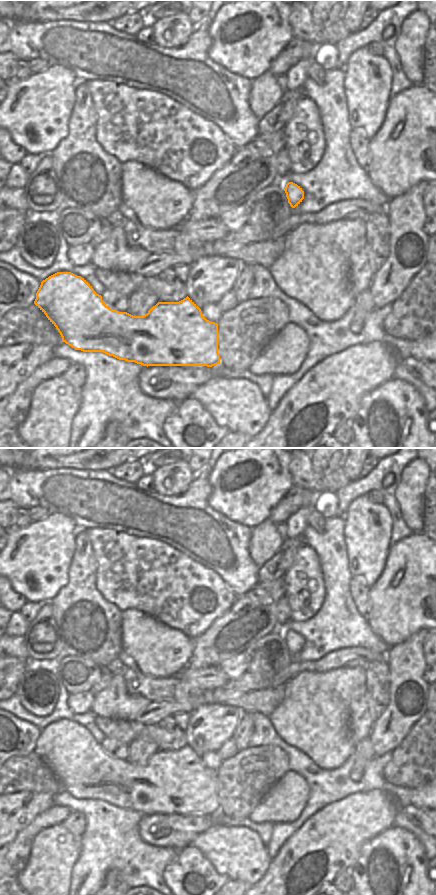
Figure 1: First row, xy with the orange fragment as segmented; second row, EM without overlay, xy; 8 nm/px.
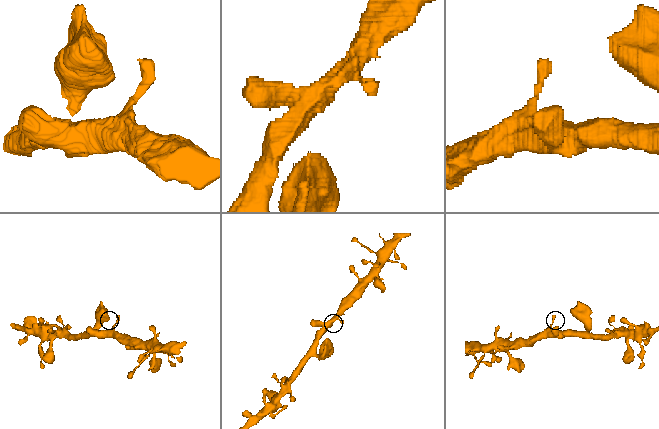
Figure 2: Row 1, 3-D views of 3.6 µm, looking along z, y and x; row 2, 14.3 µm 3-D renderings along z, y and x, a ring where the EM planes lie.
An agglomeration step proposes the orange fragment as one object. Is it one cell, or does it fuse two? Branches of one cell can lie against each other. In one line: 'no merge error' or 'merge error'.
no merge error

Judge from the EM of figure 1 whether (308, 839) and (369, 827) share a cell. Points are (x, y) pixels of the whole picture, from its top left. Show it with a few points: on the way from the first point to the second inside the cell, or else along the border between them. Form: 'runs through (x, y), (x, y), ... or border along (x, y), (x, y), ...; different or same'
runs through (323, 839), (330, 839), (342, 827), (354, 827); same

